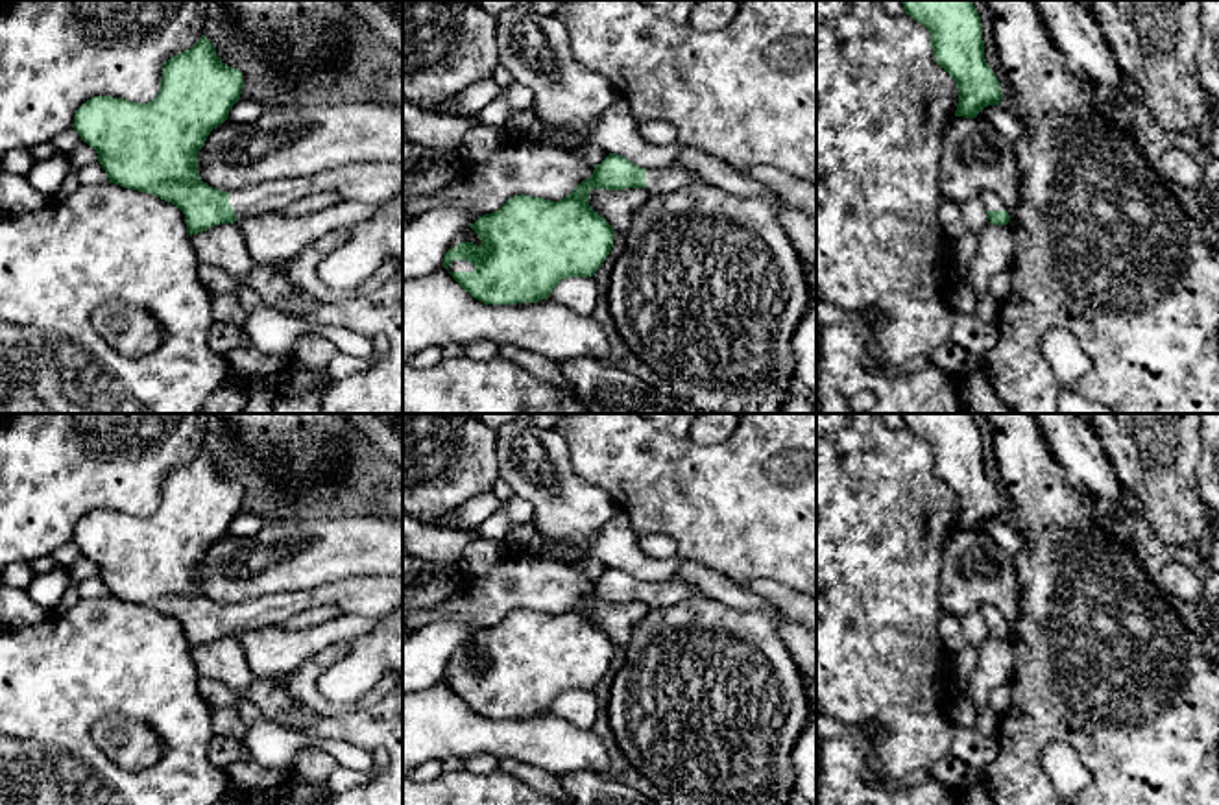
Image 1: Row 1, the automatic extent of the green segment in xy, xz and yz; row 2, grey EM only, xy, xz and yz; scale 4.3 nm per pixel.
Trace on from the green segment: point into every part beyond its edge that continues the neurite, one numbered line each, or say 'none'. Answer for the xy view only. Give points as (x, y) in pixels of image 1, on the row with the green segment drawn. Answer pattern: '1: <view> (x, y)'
1: xy (374, 183)

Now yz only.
1: yz (990, 200)

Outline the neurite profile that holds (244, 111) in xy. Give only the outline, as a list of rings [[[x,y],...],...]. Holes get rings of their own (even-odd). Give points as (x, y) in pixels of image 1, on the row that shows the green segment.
[[[240,98],[233,109],[229,111],[227,122],[236,126],[253,124],[260,118],[266,107],[262,107],[257,100]]]

